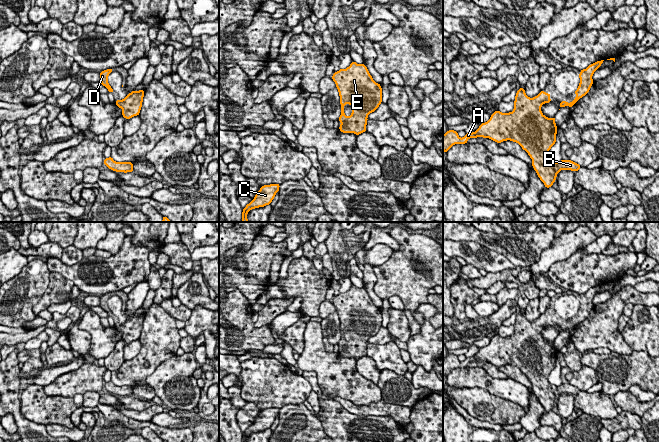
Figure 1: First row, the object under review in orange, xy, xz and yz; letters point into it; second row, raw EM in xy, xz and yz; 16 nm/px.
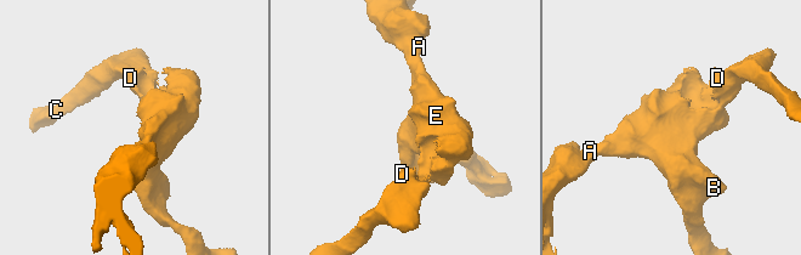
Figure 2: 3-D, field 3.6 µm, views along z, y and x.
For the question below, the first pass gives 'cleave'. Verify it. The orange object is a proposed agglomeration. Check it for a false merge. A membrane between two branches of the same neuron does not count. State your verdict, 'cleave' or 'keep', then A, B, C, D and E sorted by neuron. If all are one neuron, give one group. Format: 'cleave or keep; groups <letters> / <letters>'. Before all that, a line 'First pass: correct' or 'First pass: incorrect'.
First pass: incorrect
keep; groups A B C D E

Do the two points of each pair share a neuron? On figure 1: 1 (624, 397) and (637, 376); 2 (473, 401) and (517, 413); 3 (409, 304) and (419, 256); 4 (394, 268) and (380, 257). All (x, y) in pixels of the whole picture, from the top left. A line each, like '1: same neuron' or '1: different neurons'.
1: different neurons
2: same neuron
3: same neuron
4: different neurons

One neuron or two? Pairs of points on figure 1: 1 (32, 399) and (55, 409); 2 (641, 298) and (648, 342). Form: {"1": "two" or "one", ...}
{"1": "one", "2": "two"}

